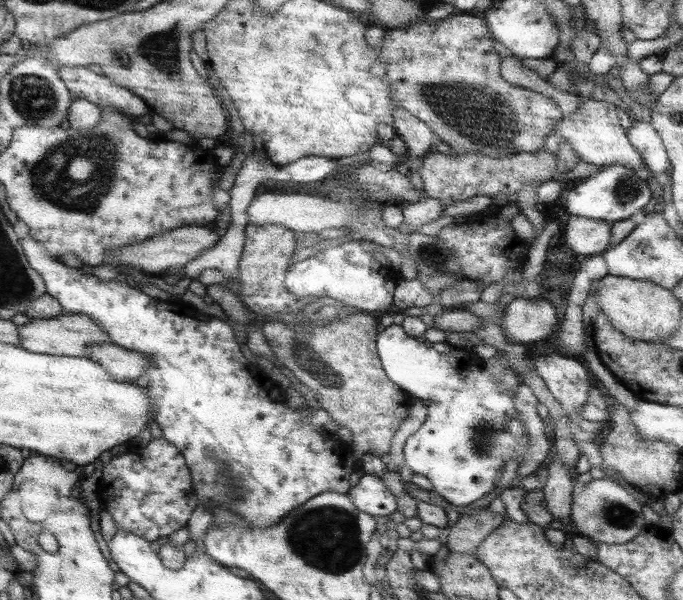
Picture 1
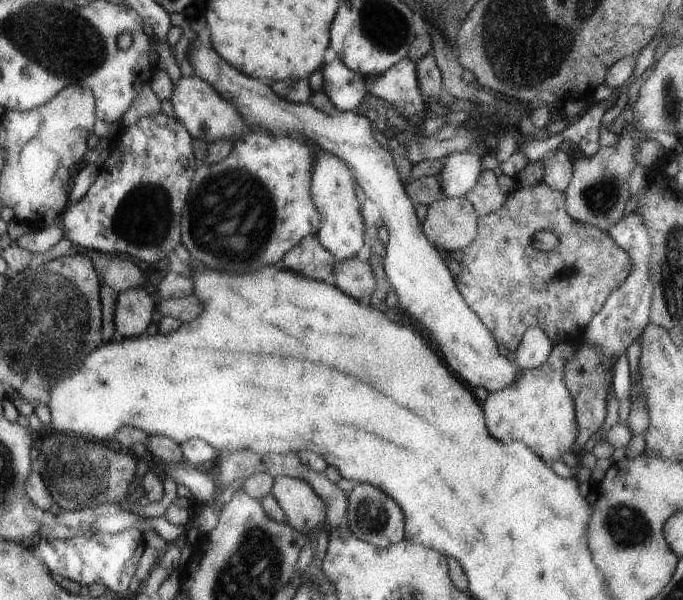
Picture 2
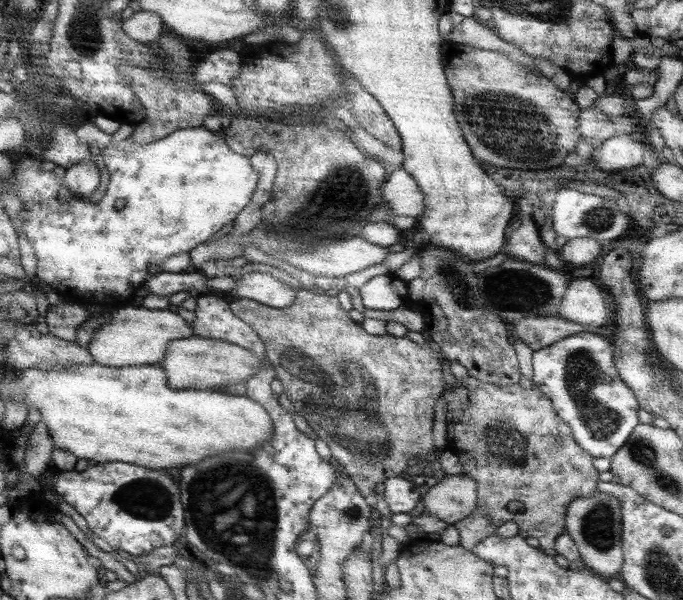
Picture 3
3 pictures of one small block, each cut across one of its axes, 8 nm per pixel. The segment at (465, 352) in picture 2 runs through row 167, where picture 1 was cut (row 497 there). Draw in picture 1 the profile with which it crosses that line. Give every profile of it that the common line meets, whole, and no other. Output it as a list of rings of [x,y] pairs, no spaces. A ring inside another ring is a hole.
[[[360,473],[348,491],[356,510],[369,516],[389,516],[397,510],[395,497],[378,476]]]

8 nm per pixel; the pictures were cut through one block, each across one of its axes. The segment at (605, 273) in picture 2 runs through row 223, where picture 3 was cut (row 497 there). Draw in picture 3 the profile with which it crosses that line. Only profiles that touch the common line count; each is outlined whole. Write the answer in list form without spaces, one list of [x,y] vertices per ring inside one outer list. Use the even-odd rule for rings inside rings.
[[[468,376],[468,378],[462,378],[462,380],[456,378],[456,386],[452,388],[447,386],[443,395],[446,400],[447,410],[446,430],[447,434],[452,437],[452,440],[450,440],[452,444],[451,450],[458,456],[460,464],[462,464],[462,474],[472,478],[477,483],[477,509],[482,510],[497,528],[506,522],[514,522],[519,527],[519,534],[525,537],[534,536],[534,538],[538,538],[540,541],[539,548],[547,555],[557,558],[555,540],[562,535],[562,533],[565,533],[565,515],[568,511],[568,505],[570,505],[570,502],[574,501],[574,499],[589,498],[594,492],[598,492],[597,485],[600,480],[598,470],[594,469],[593,466],[594,458],[578,446],[578,443],[572,438],[570,427],[558,416],[550,398],[536,388],[524,389],[520,387],[518,383],[512,386],[483,383],[477,378]],[[510,502],[520,502],[522,508],[520,508],[516,514],[512,514],[512,512],[508,510],[508,504],[510,504]]]

